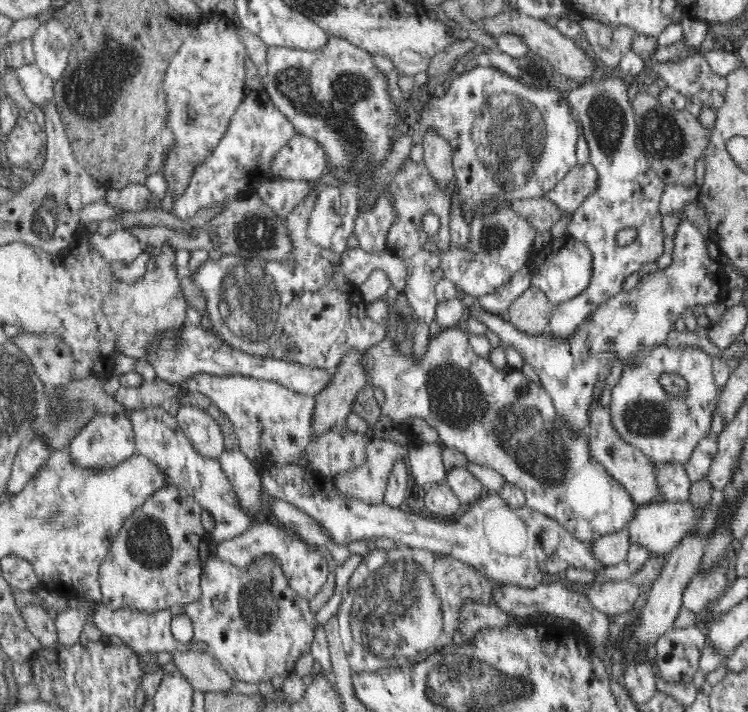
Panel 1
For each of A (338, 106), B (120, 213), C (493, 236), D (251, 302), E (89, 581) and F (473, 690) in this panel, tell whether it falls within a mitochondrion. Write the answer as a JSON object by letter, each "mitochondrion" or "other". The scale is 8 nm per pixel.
{"A":"mitochondrion","B":"other","C":"mitochondrion","D":"mitochondrion","E":"other","F":"mitochondrion"}

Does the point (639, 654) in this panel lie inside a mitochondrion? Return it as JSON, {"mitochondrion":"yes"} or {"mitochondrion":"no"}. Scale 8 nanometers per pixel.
{"mitochondrion":"no"}

